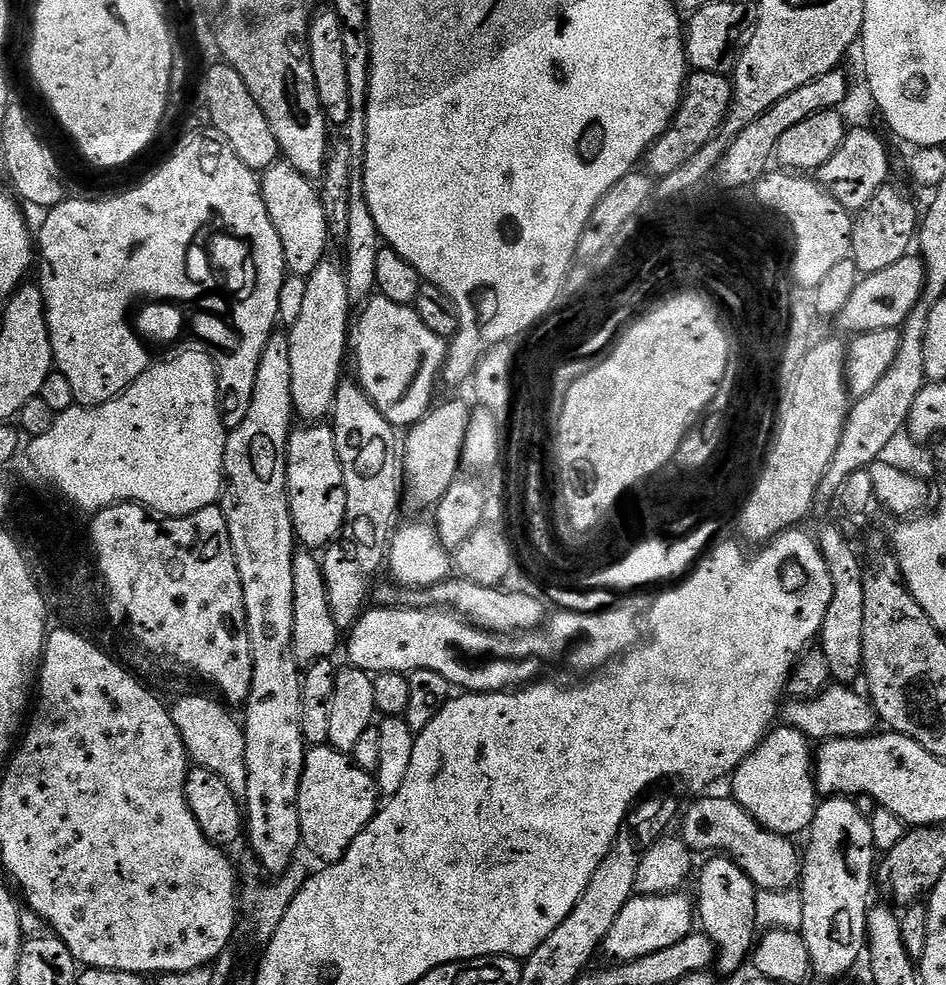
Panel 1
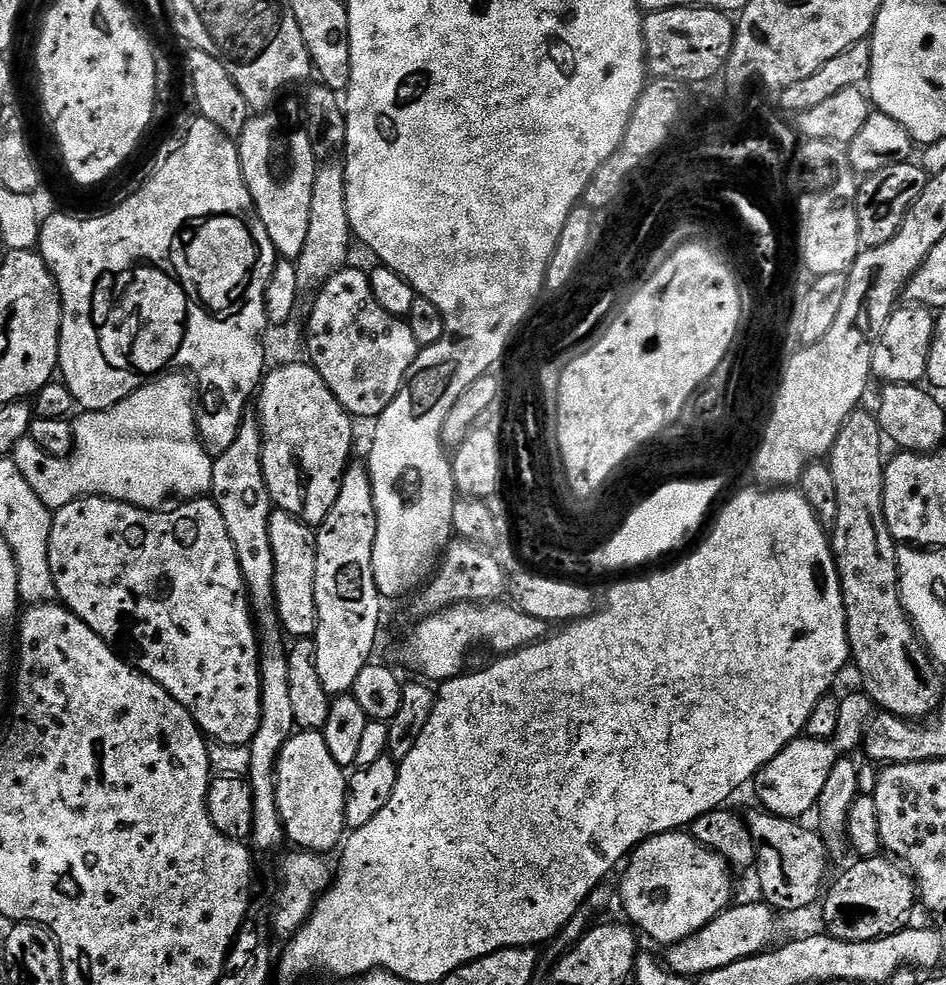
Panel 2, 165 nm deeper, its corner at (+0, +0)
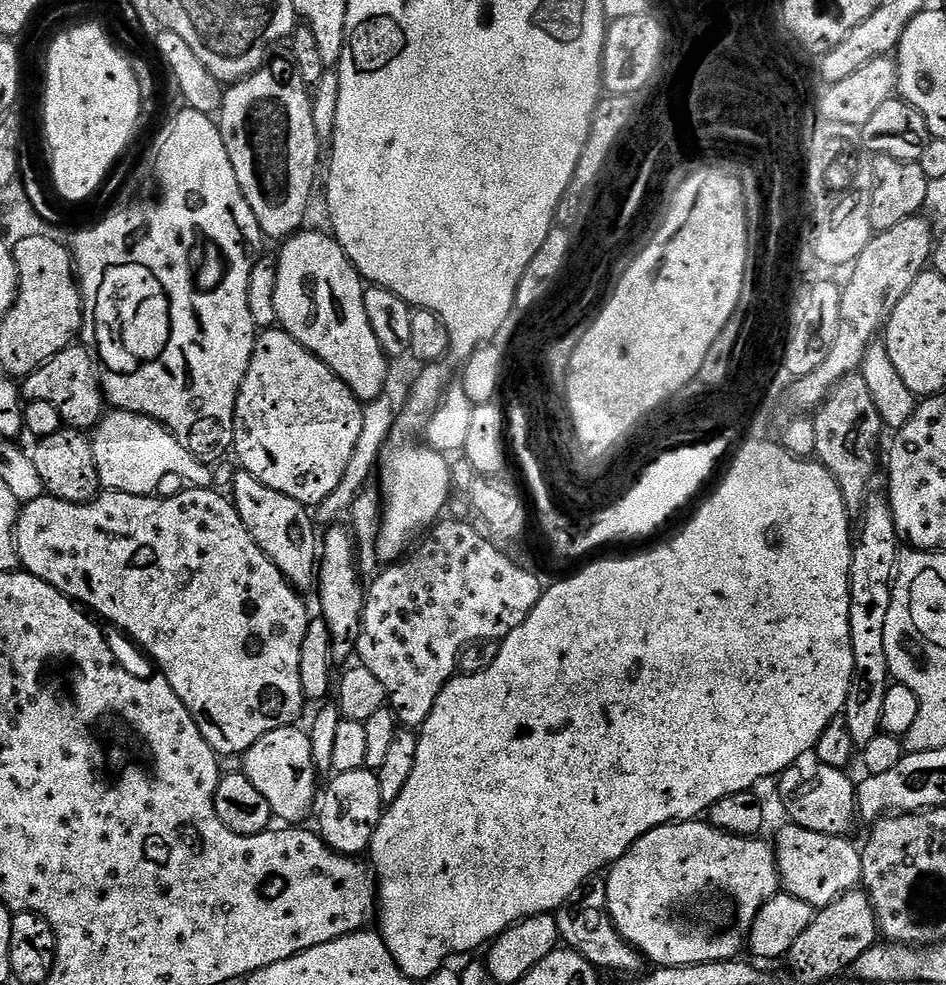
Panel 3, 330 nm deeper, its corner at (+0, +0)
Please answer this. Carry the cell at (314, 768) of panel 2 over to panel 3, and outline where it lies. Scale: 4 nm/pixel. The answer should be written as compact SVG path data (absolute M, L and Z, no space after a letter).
M285 726L278 730L270 730L270 734L262 734L254 746L244 753L243 773L254 787L262 793L262 798L270 802L270 810L277 821L288 826L300 826L308 815L313 815L318 804L318 773L314 762L312 738L300 726Z

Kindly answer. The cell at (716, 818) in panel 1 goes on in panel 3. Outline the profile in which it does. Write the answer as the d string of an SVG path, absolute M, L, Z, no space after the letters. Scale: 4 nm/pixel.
M788 822L785 828L774 839L776 849L776 865L780 871L780 886L787 895L794 898L802 898L812 909L825 908L827 904L833 904L839 896L845 892L851 892L863 881L861 849L856 848L847 836L827 836L818 834L814 830L806 830L802 826Z

